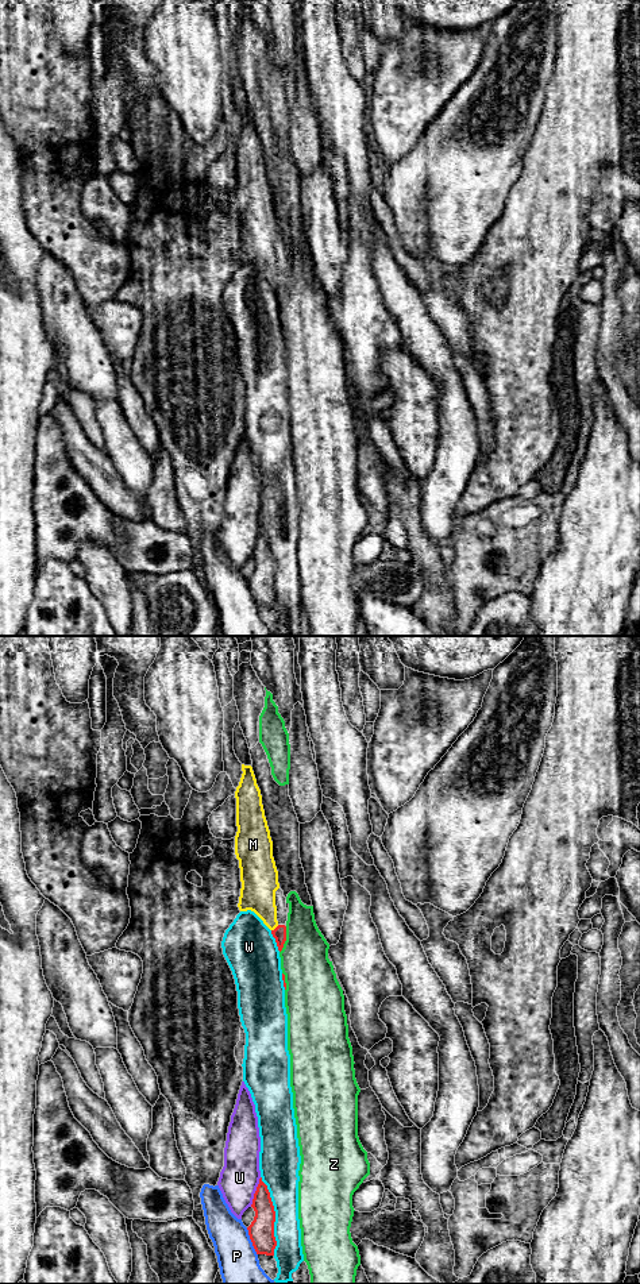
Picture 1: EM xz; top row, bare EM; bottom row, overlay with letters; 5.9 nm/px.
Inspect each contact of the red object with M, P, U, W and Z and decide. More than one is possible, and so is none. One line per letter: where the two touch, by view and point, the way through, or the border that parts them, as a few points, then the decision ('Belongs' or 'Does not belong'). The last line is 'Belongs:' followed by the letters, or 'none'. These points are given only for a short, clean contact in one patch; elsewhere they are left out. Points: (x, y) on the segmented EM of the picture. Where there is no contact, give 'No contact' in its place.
M: Touches red at xz (276, 928). Path across: xz (280, 932), (276, 928), (258, 895), (258, 890). Belongs
P: Touches red at xz (251, 1241). Does not belong
U: Touches red at xz (255, 1192). Does not belong
W: Touches red at xz (274, 1215). Does not belong
Z: Touches red at xz (285, 940). Does not belong
Belongs: M

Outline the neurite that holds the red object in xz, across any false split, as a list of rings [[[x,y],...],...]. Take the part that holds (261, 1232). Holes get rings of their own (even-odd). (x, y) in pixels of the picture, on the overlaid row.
[[[259,1179],[251,1207],[255,1211],[254,1221],[247,1227],[257,1254],[274,1256],[277,1241],[274,1237],[275,1211],[267,1185]]]

